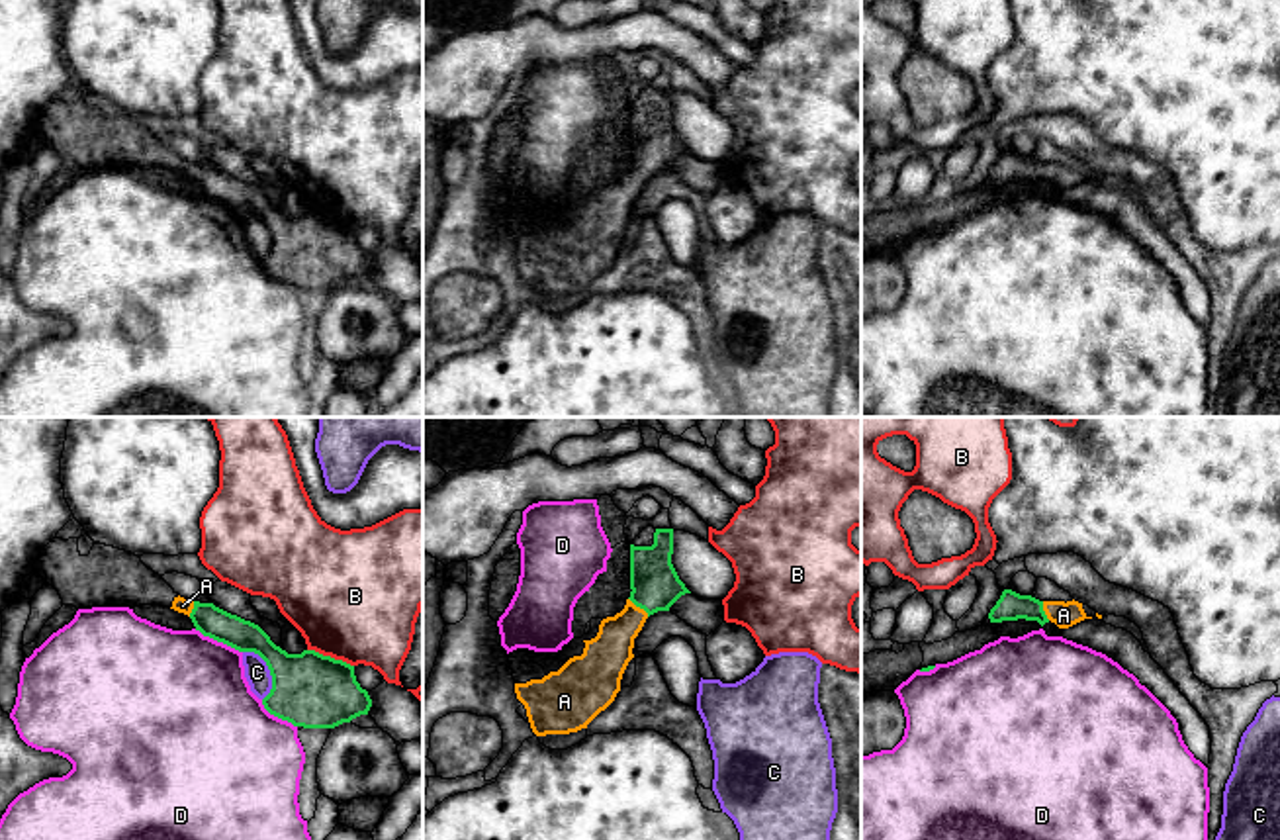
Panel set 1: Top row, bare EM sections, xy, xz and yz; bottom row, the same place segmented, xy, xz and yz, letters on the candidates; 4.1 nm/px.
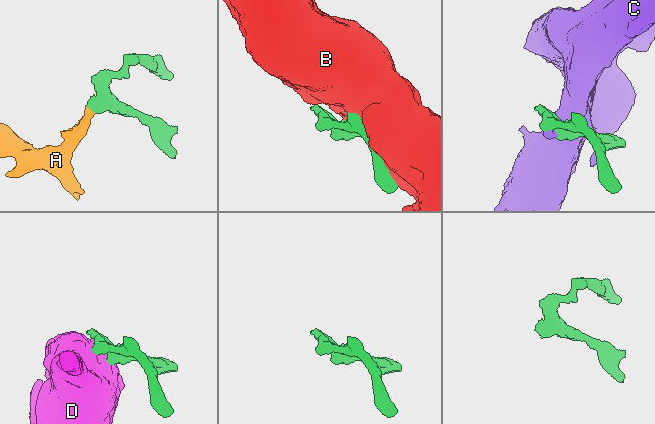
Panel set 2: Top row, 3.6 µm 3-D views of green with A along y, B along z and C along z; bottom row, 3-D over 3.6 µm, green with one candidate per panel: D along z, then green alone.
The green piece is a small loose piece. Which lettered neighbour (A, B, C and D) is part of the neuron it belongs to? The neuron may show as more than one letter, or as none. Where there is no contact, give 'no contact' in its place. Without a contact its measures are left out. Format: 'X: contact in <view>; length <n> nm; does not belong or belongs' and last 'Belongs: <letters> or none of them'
A: contact in xz; length 120 nm; belongs
B: contact in xy; length 200 nm; does not belong
C: contact in xy; length 220 nm; does not belong
D: contact in xy; length 220 nm; does not belong
Belongs: A

